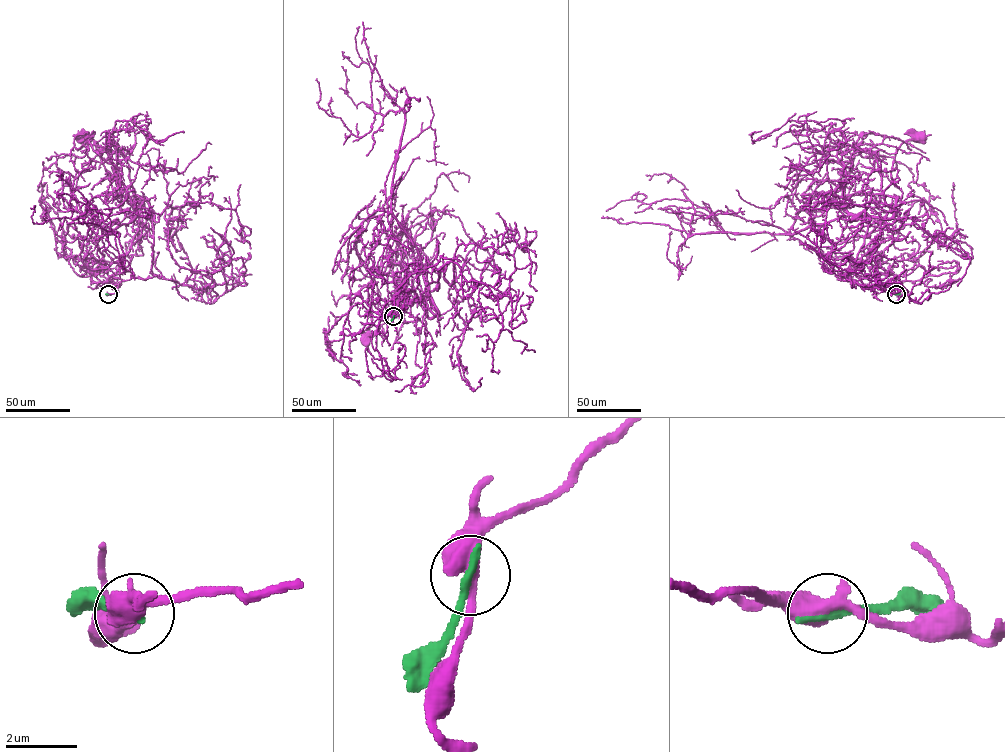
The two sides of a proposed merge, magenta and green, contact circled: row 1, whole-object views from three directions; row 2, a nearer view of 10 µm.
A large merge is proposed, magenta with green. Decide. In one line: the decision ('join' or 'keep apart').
keep apart

